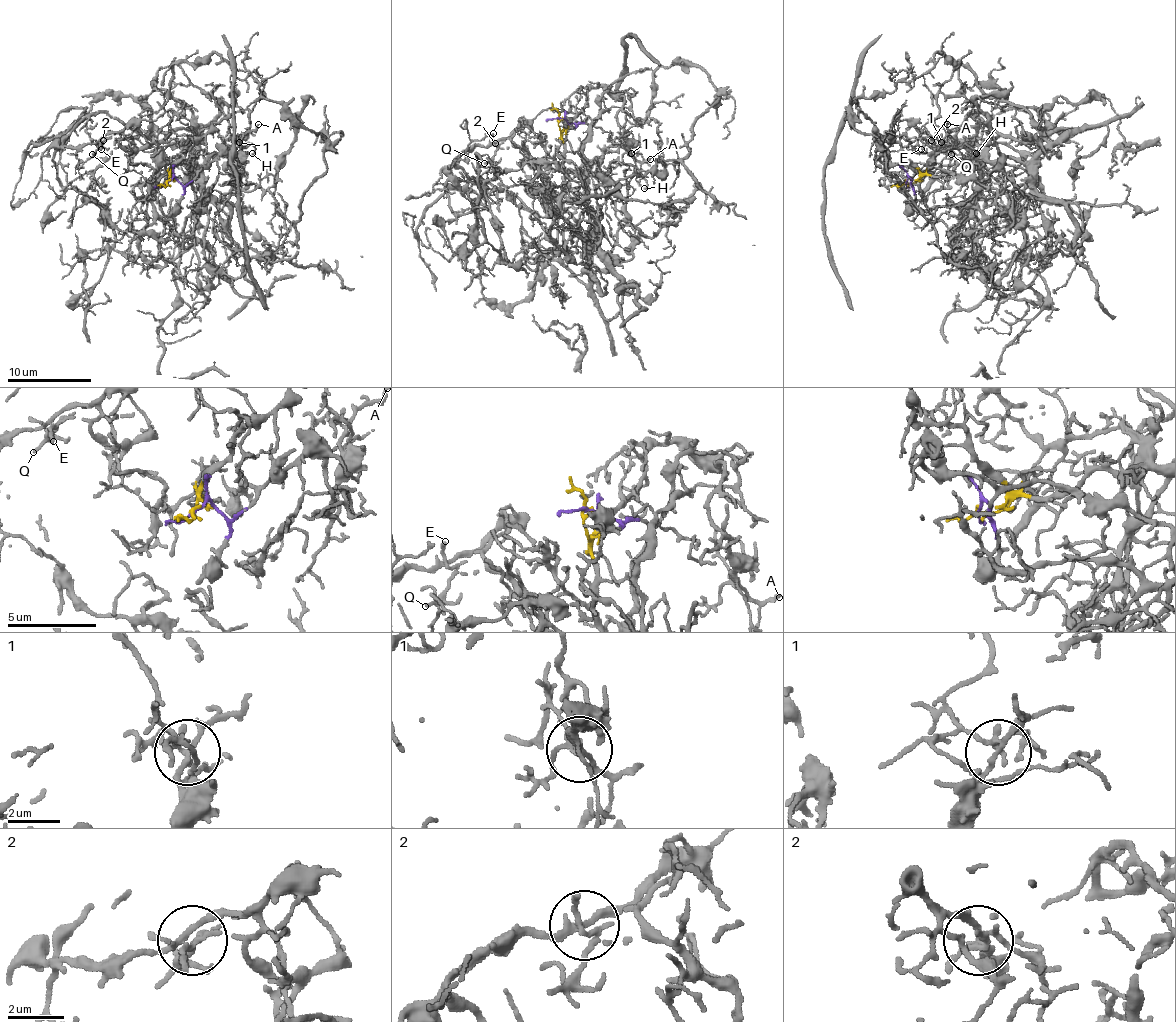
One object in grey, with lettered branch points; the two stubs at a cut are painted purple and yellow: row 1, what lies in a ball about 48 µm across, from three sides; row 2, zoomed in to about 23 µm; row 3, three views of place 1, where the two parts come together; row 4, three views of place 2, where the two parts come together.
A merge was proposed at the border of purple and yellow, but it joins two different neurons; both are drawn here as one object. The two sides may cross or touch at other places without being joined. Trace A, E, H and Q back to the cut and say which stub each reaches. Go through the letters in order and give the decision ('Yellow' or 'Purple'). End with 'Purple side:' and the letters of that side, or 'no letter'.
A: Purple
E: Yellow
H: Purple
Q: Yellow
Purple side: A, H

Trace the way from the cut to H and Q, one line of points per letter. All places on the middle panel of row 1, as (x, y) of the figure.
H: (561, 119), (590, 125), (607, 92), (623, 96), (617, 121), (627, 131), (627, 150), (644, 180), (644, 188)
Q: (561, 119), (558, 127), (563, 150), (554, 159), (525, 138), (525, 144), (519, 148), (508, 138), (483, 163)

